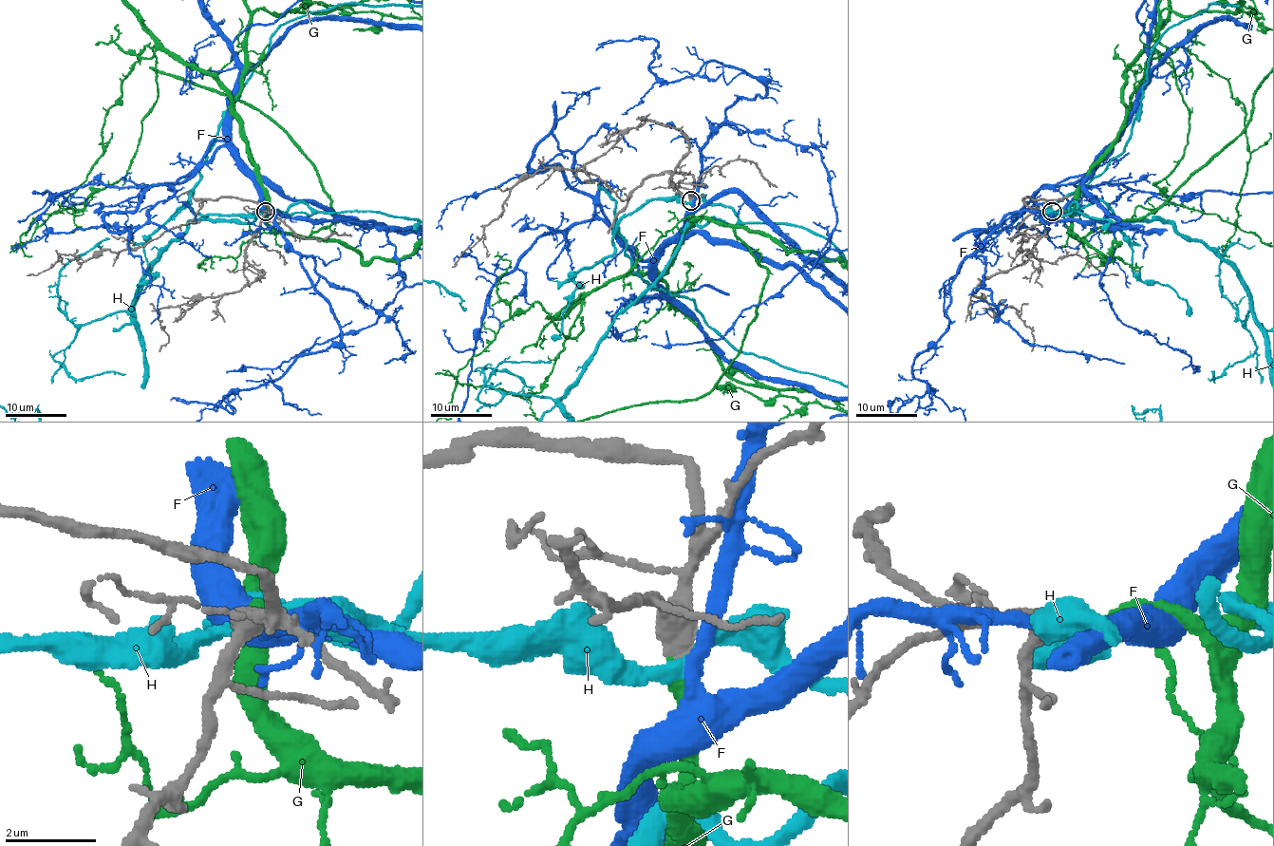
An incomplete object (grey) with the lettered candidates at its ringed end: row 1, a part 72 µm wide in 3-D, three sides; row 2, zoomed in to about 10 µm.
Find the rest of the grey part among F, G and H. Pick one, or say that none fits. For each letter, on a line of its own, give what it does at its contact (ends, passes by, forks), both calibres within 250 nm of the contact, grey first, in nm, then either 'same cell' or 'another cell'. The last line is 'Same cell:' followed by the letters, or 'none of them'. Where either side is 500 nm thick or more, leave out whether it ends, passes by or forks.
F: it passes by | 440/280 nm | another cell
G: it ends | 360/300 nm | same cell
H: it passes by | 400/280 nm | another cell
Same cell: G

